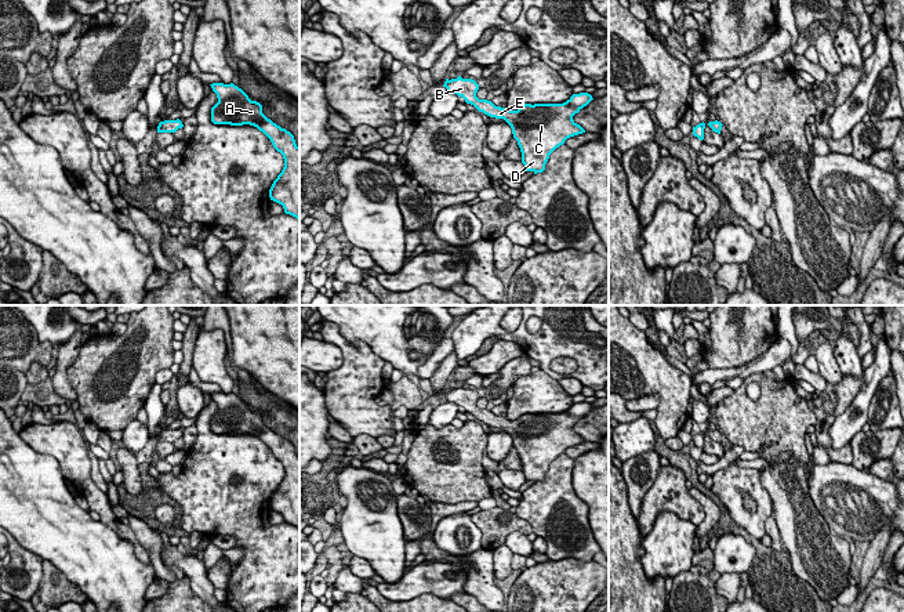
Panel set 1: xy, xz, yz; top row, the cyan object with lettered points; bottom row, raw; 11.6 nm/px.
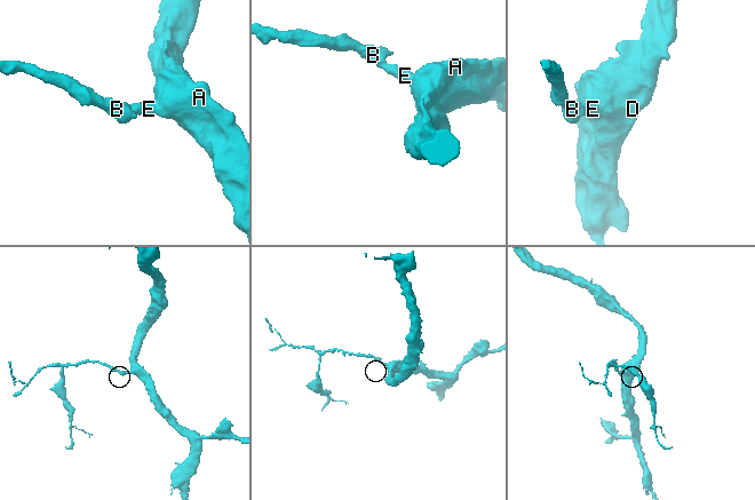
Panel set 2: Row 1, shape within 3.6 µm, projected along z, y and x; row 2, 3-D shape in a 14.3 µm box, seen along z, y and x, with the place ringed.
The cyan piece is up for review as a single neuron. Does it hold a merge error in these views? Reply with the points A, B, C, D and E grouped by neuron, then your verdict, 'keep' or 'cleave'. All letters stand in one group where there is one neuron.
groups A B C D E; keep

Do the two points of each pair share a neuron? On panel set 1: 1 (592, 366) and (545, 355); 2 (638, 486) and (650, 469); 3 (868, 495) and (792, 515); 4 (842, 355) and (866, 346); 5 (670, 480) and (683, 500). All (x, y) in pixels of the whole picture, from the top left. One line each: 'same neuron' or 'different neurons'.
1: same neuron
2: same neuron
3: different neurons
4: different neurons
5: same neuron

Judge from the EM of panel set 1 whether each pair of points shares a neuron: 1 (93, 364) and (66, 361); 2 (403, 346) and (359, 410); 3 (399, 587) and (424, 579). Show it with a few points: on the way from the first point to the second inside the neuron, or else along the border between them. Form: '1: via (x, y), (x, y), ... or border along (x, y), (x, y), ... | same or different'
1: border along (82, 346), (77, 358), (66, 370), (75, 394) | different
2: border along (358, 343), (363, 341), (385, 361) | different
3: via (405, 587), (418, 580) | same

